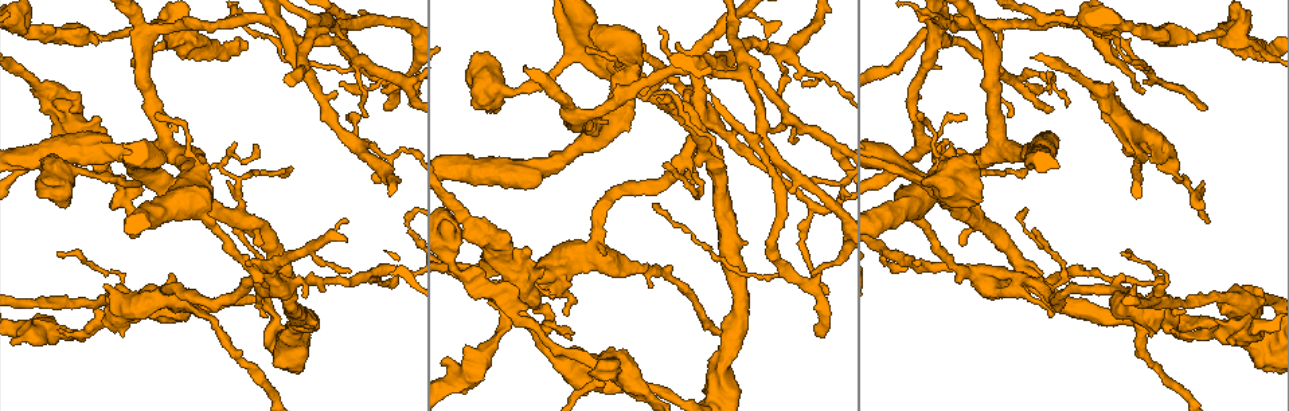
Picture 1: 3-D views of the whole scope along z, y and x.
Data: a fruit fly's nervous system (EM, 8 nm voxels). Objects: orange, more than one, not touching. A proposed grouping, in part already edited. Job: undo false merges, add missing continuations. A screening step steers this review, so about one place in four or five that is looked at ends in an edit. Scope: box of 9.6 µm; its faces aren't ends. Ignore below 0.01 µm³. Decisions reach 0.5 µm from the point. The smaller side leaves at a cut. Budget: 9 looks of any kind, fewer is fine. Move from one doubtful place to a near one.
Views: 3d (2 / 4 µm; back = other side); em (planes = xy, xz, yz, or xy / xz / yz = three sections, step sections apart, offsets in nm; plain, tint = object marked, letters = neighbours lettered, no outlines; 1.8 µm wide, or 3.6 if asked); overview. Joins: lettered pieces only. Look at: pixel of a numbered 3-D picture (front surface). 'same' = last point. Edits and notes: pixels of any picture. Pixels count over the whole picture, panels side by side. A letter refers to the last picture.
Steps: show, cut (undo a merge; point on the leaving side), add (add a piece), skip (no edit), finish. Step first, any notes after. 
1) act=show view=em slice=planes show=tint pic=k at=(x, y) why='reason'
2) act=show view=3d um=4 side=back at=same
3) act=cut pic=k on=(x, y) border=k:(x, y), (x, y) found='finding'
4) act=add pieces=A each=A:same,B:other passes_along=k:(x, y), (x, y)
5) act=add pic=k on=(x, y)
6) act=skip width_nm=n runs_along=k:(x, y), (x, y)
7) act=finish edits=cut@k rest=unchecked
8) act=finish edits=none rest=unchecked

act=show view=3d um=4 pic=1 at=(172, 36) why='branch point'

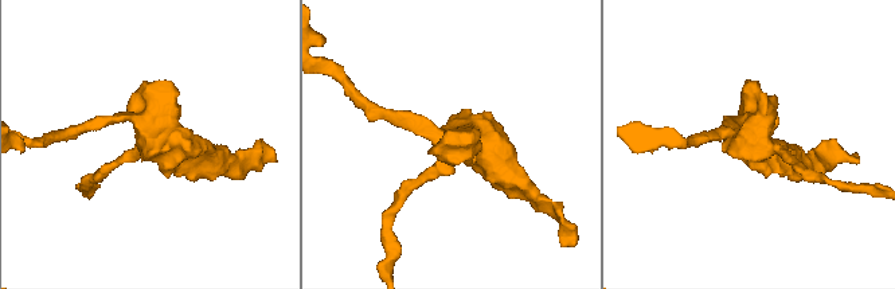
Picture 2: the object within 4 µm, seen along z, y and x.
act=show view=em um=3.6 slice=planes show=letters pic=2 at=(758, 131)

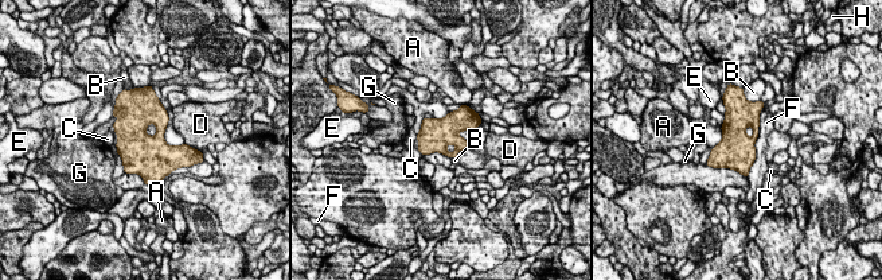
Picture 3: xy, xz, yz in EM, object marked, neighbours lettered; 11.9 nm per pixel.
act=skip each=A:other,B:other,C:other,D:other,E:other,F:other,G:other,H:other border=3:(764, 105), (756, 159), (746, 177) found='one cell here'

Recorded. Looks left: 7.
act=show view=3d um=4 pic=1 at=(705, 123) why='touches itself'

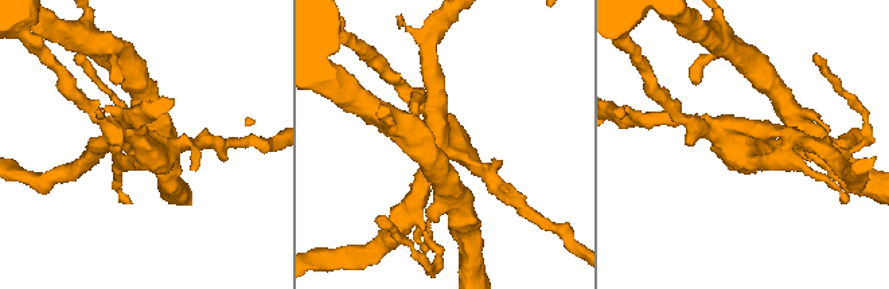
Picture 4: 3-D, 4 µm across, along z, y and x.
act=show view=em slice=planes show=tint pic=4 at=(747, 136) arm_widths_nm=190,220

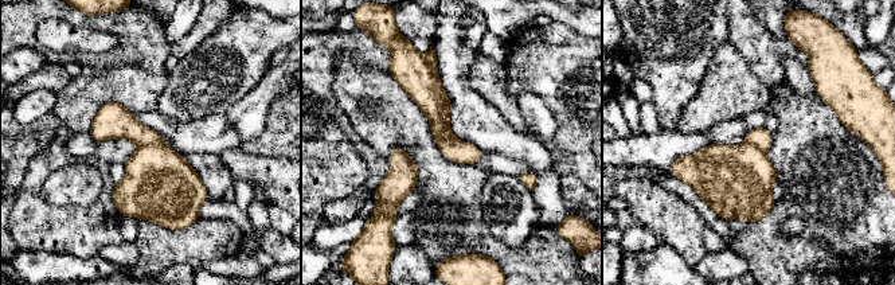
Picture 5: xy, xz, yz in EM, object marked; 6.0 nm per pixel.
act=show view=em slice=planes show=letters at=same

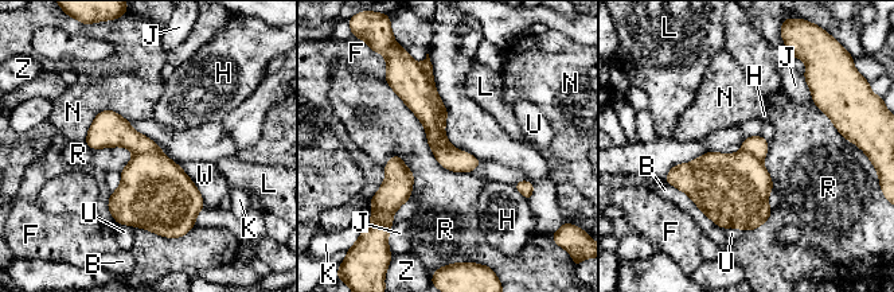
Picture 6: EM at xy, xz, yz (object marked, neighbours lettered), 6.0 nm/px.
act=cut pic=6 on=(425, 109) width_nm=140 longest_contact=R:750nm each=B:other,F:other,H:other,J:other,K:other,L:other,N:other,R:other,U:other,W:other,Z:other found='two cells meet here'

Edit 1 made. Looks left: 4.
act=show view=em um=3.6 slice=planes show=letters pic=1 at=(955, 177)

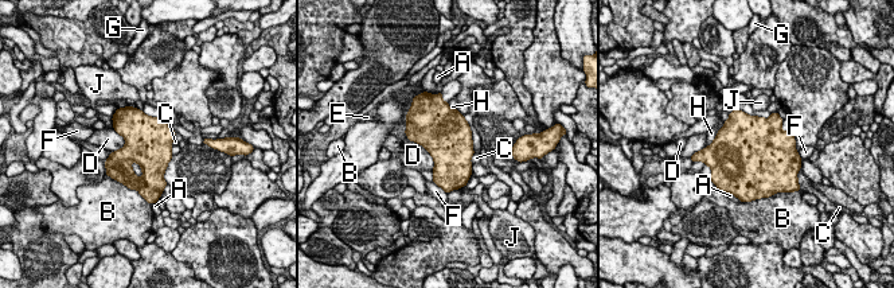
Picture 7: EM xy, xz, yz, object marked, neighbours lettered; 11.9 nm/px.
act=skip longest_contact=D:600nm each=A:other,B:other,C:other,D:other,E:other,F:other,G:other,H:other,J:other border=7:(405, 132), (430, 155), (432, 171) found='all the same cell'

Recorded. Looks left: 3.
act=show view=em slice=planes show=letters pic=1 at=(1155, 162) why='thick end'

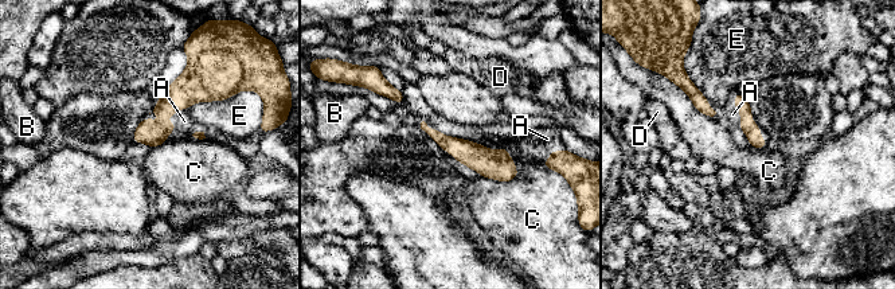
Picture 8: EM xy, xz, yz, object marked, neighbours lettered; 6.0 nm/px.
act=add pieces=A longest_contact=C:360nm each=A:same,B:other,C:other,D:other,E:other passes_along=8:(192, 85), (165, 117), (184, 121) found='it goes on there'

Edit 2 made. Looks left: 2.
act=finish edits=cut@6,add@8 rest=unchecked

